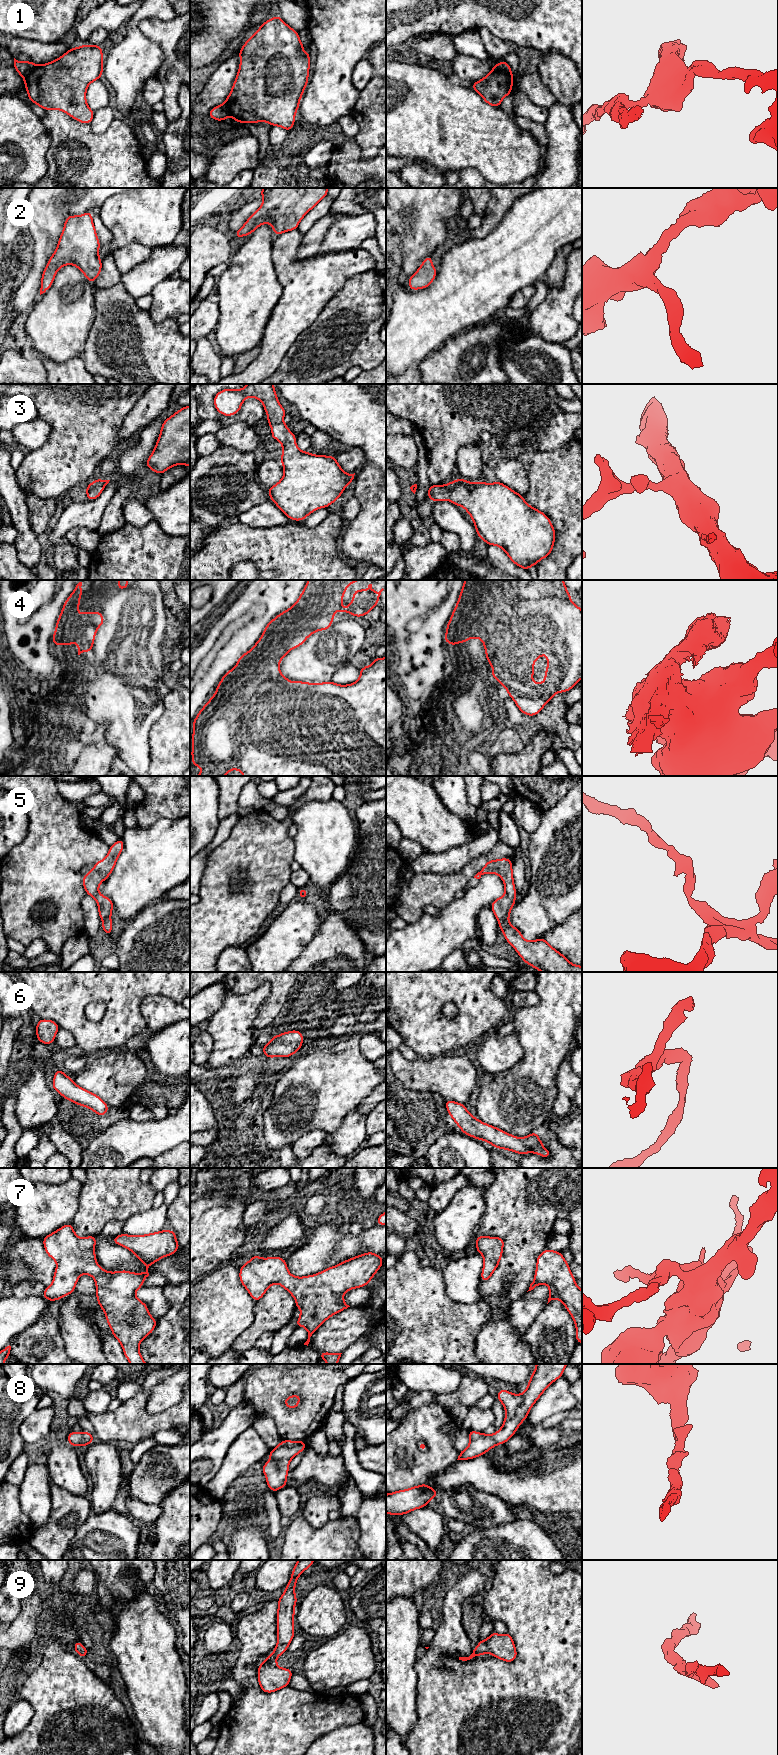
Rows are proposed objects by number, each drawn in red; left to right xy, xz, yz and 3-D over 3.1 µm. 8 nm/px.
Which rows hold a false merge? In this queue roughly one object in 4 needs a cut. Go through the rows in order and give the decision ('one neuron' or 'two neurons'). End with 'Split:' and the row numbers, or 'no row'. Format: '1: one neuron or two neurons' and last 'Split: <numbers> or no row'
1: two neurons
2: one neuron
3: one neuron
4: two neurons
5: one neuron
6: one neuron
7: one neuron
8: one neuron
9: one neuron
Split: 1, 4

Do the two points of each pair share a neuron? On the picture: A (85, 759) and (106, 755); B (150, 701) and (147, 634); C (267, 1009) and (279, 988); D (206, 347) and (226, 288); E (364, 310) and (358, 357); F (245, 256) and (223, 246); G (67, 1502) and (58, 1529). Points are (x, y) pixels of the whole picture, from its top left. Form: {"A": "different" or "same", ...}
{"A": "same", "B": "same", "C": "same", "D": "different", "E": "same", "F": "different", "G": "same"}

